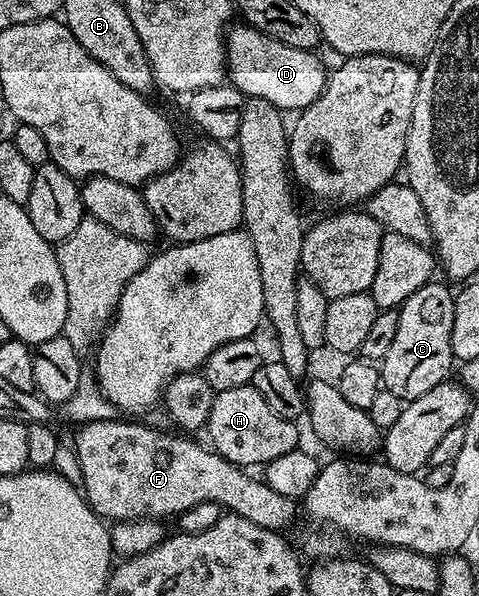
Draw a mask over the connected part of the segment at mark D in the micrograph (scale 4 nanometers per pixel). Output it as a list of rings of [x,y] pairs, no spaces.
[[[246,23],[237,24],[226,33],[225,47],[227,74],[238,92],[252,100],[273,102],[273,106],[287,114],[298,113],[317,102],[327,85],[329,72],[326,67],[323,69],[323,64],[315,57],[314,51],[306,52],[297,50],[297,46],[285,46],[285,42],[277,42]]]

